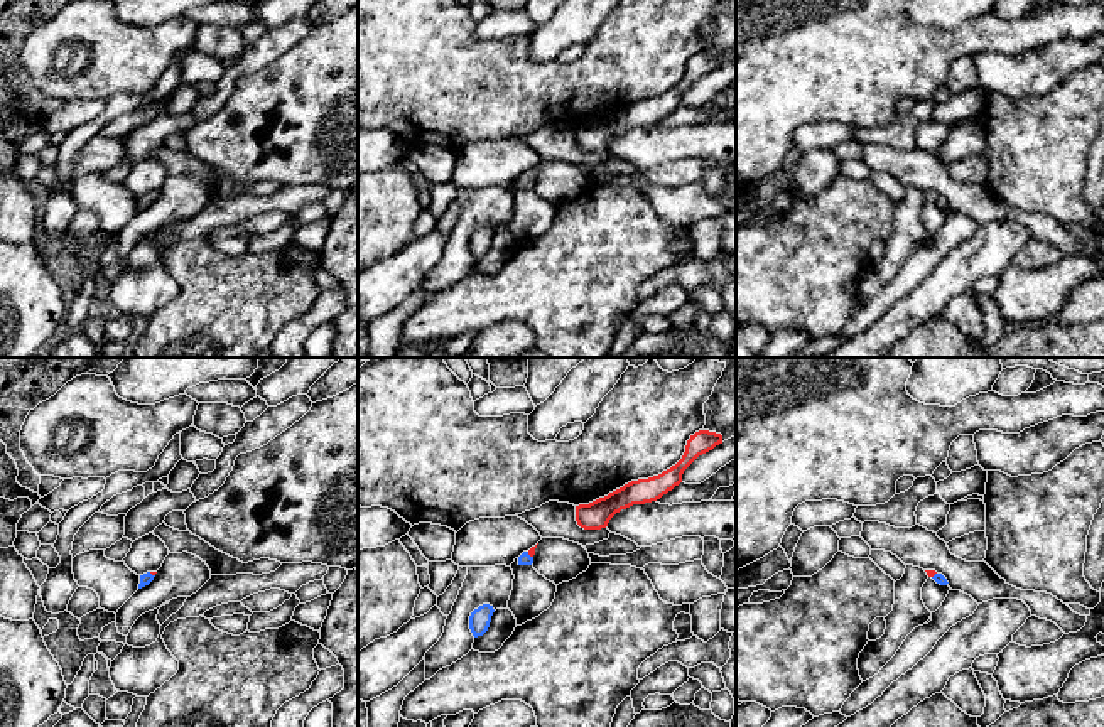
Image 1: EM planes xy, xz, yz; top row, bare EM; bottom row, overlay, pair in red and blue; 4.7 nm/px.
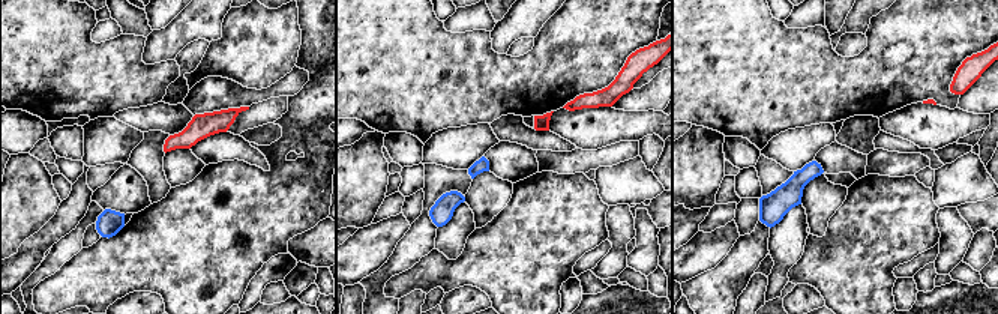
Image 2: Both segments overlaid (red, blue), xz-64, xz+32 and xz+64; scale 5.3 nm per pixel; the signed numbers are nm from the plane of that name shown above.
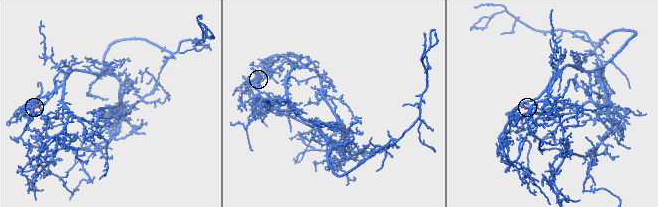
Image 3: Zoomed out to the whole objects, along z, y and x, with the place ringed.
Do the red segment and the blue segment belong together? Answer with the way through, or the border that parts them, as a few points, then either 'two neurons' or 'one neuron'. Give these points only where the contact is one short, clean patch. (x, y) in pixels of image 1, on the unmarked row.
runs through xz (532, 172), (530, 177), (524, 181); one neuron

